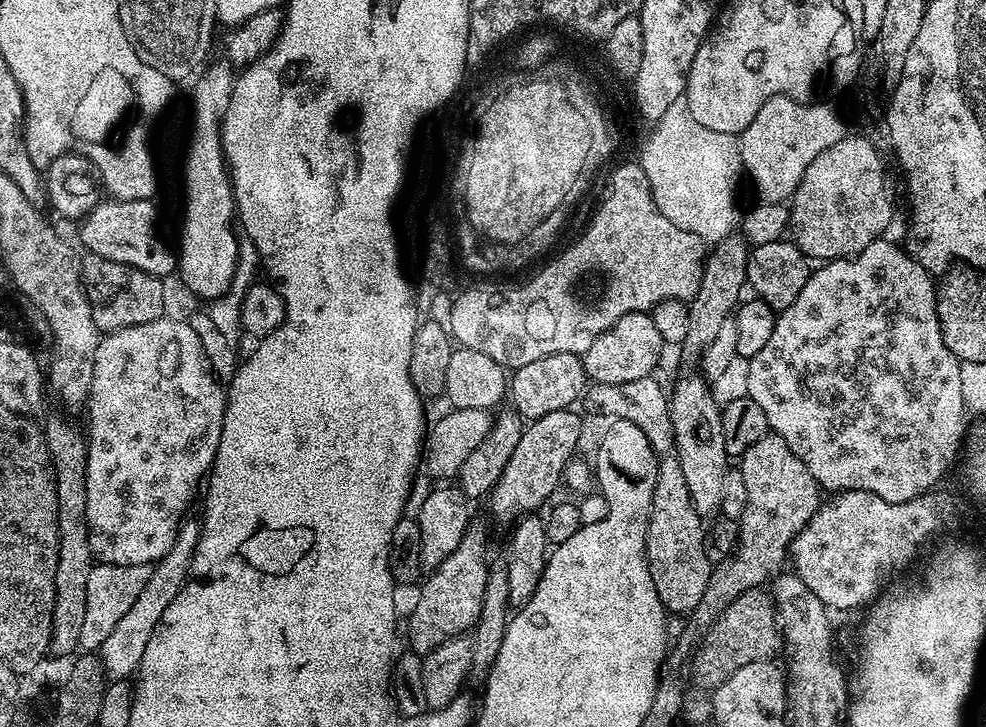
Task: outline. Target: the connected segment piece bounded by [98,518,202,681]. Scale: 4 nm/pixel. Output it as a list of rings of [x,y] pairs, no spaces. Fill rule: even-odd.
[[[185,518],[180,521],[174,546],[170,546],[164,557],[151,565],[146,586],[142,586],[142,594],[138,594],[134,606],[126,610],[126,614],[118,621],[118,626],[114,626],[114,630],[107,635],[106,642],[102,642],[98,649],[98,657],[109,681],[128,680],[137,675],[142,654],[146,654],[146,642],[150,642],[150,634],[154,634],[154,626],[160,624],[162,614],[166,614],[166,606],[170,606],[170,602],[178,598],[182,586],[190,578],[192,559],[198,546],[201,527],[199,519]]]

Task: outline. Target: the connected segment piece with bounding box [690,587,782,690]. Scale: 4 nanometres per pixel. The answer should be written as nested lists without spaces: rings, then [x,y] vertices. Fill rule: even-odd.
[[[763,587],[746,590],[710,626],[690,665],[691,675],[697,685],[709,690],[717,688],[730,674],[742,670],[750,662],[758,662],[775,657],[782,648],[782,625],[776,614],[776,605]]]

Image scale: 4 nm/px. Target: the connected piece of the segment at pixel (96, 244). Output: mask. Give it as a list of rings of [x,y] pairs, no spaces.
[[[101,199],[99,204],[84,217],[80,228],[80,240],[94,256],[110,258],[126,266],[134,266],[151,276],[168,278],[178,268],[178,256],[166,241],[160,237],[156,225],[156,208],[152,200]]]

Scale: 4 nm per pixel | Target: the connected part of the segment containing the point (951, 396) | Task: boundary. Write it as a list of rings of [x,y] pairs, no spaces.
[[[888,238],[875,240],[866,250],[857,256],[849,256],[842,260],[829,260],[821,263],[820,268],[809,275],[806,286],[802,286],[802,294],[794,298],[794,302],[776,317],[774,334],[770,334],[770,342],[758,350],[756,356],[749,359],[749,390],[747,396],[754,398],[758,406],[762,406],[766,414],[769,429],[782,437],[786,446],[802,462],[806,462],[806,470],[814,474],[816,483],[821,489],[851,490],[853,492],[870,492],[891,504],[901,504],[933,491],[936,484],[948,472],[948,466],[956,456],[956,450],[964,438],[964,416],[966,405],[962,394],[962,364],[947,349],[943,341],[943,330],[936,313],[937,285],[930,277],[929,269],[923,268],[903,247],[891,244]]]

